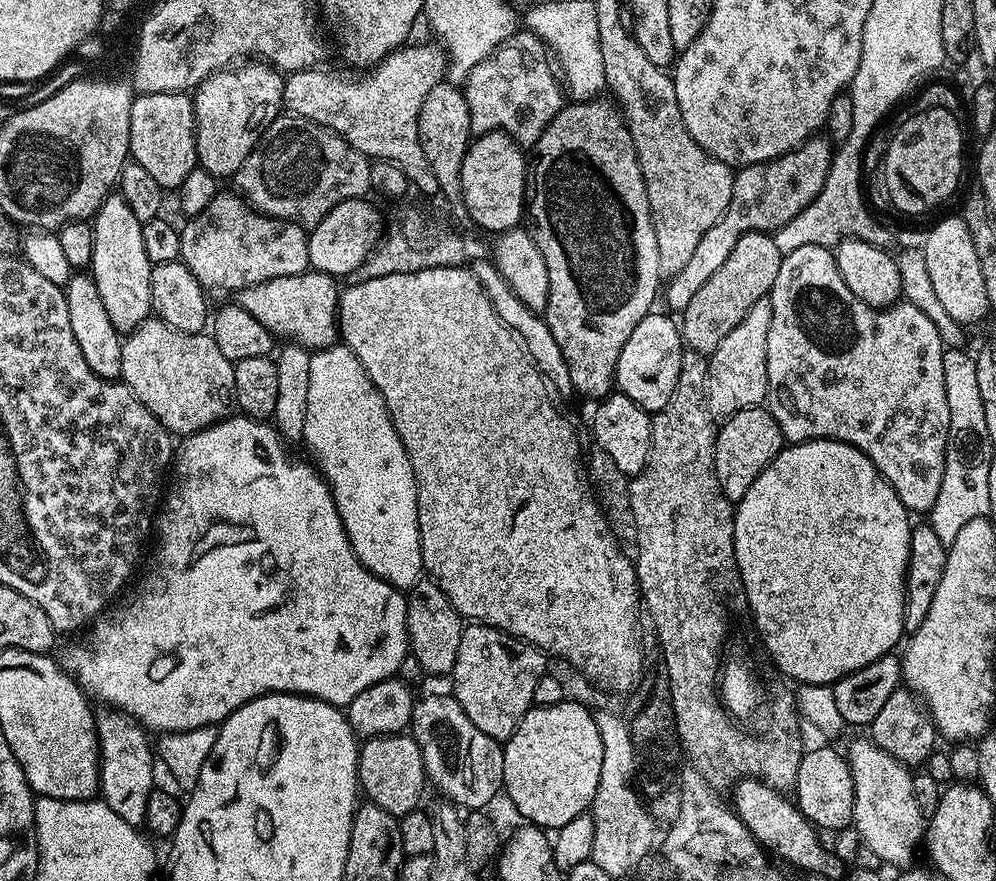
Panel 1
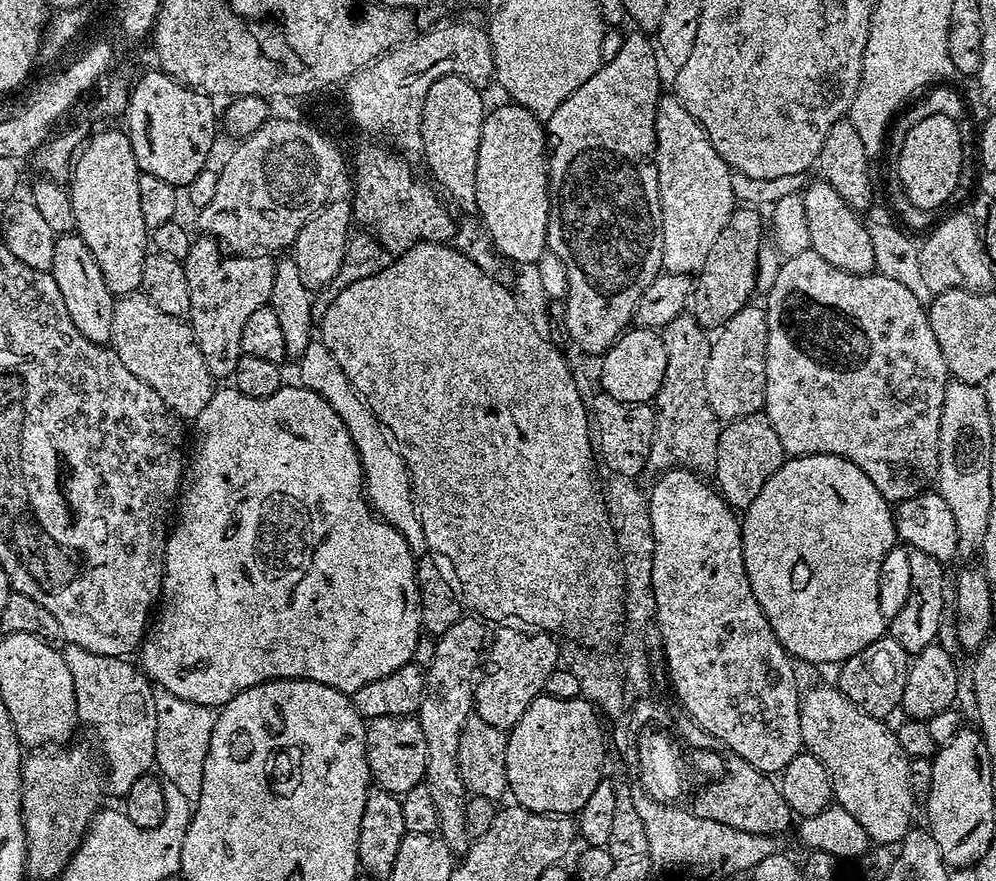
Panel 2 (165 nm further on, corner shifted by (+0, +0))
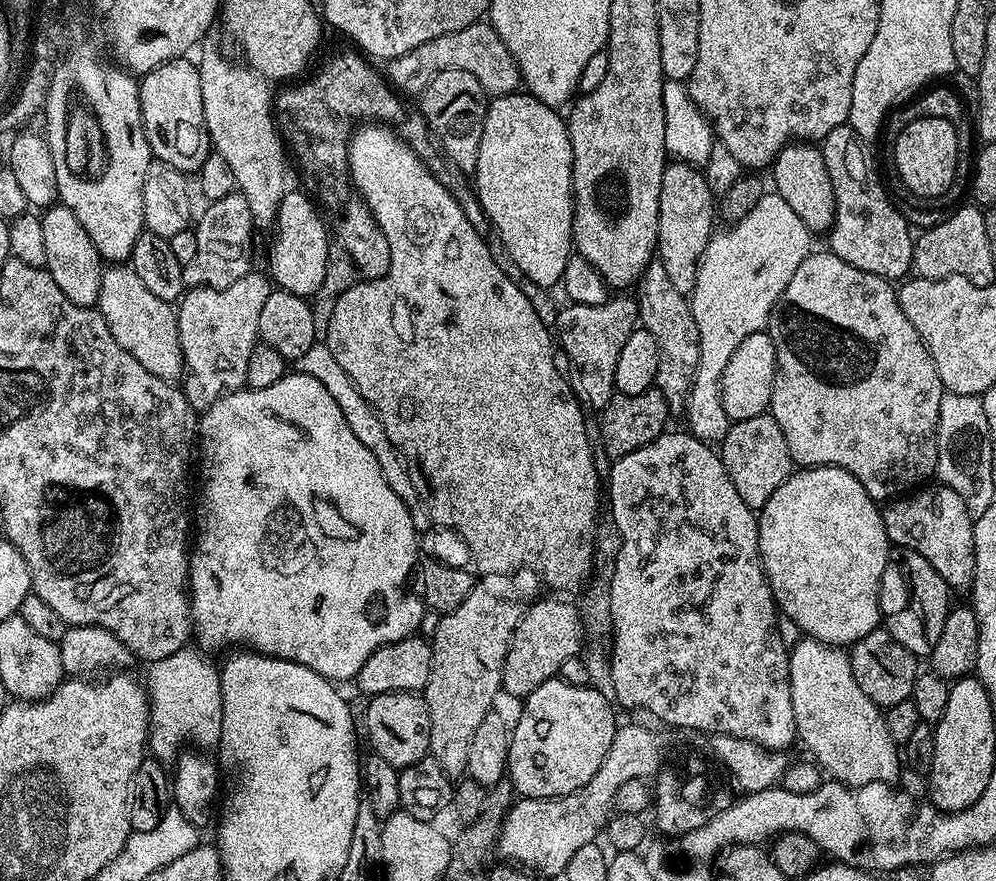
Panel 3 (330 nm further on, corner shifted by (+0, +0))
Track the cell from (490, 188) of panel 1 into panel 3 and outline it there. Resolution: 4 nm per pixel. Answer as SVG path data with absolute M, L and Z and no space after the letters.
M517 90L509 96L495 97L489 103L486 110L486 118L482 126L482 142L478 146L478 162L474 173L474 189L477 198L488 218L494 232L502 236L502 241L506 244L506 249L510 252L510 257L518 264L518 270L543 288L550 288L555 283L563 281L566 262L574 255L574 245L572 242L572 151L570 150L570 134L563 115L555 108L543 104L537 96L529 94L524 90Z

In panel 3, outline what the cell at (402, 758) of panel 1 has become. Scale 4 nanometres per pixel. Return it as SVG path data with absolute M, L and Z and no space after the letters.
M391 692L378 694L367 701L368 713L364 724L368 727L368 740L372 743L371 751L386 758L390 766L405 768L429 755L430 746L430 710L423 695L414 692Z

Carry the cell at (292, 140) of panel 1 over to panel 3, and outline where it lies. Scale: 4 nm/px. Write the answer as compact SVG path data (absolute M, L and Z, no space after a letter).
M239 190L226 198L211 201L204 213L199 213L194 224L198 238L198 254L194 262L184 265L184 283L188 288L225 288L230 282L238 282L247 272L253 271L252 232L254 225L250 206Z

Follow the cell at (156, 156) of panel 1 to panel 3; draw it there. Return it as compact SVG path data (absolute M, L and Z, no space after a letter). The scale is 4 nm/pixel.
M177 58L139 77L140 109L146 142L153 157L185 174L199 173L210 151L206 114L202 110L200 69L191 59Z

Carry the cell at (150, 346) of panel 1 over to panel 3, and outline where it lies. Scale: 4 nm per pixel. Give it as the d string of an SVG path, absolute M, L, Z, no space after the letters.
M113 264L105 267L102 274L102 290L98 294L95 307L106 318L106 326L110 326L110 334L114 334L114 342L126 350L126 354L134 354L150 374L158 374L158 378L179 381L184 375L184 359L180 345L180 331L176 321L176 308L162 302L155 296L138 274L134 274L131 266Z

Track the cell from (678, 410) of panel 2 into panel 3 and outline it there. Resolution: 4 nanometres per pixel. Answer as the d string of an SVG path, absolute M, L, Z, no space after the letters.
M653 262L646 266L635 285L634 299L640 308L639 323L650 334L654 334L654 342L658 342L658 374L654 387L660 391L662 398L666 398L669 413L683 413L688 395L692 392L692 379L696 377L700 353L698 326L694 322L689 297L674 290L674 285L666 274L666 266Z

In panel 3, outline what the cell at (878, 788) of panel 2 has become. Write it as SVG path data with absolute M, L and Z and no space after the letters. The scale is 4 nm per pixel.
M802 638L790 649L788 654L790 666L790 698L794 702L794 722L799 743L808 747L807 755L819 764L833 781L846 784L850 788L861 788L870 782L892 784L899 777L902 756L898 745L890 738L886 730L884 712L870 698L866 698L862 686L852 673L851 655L843 647L824 644L820 640Z

